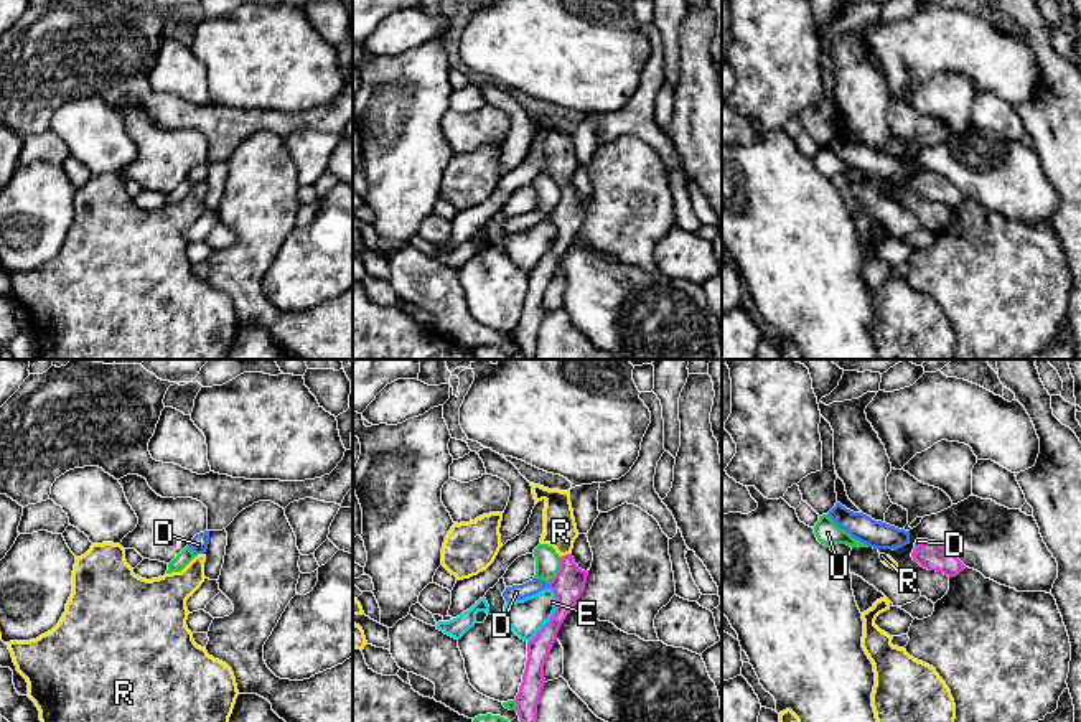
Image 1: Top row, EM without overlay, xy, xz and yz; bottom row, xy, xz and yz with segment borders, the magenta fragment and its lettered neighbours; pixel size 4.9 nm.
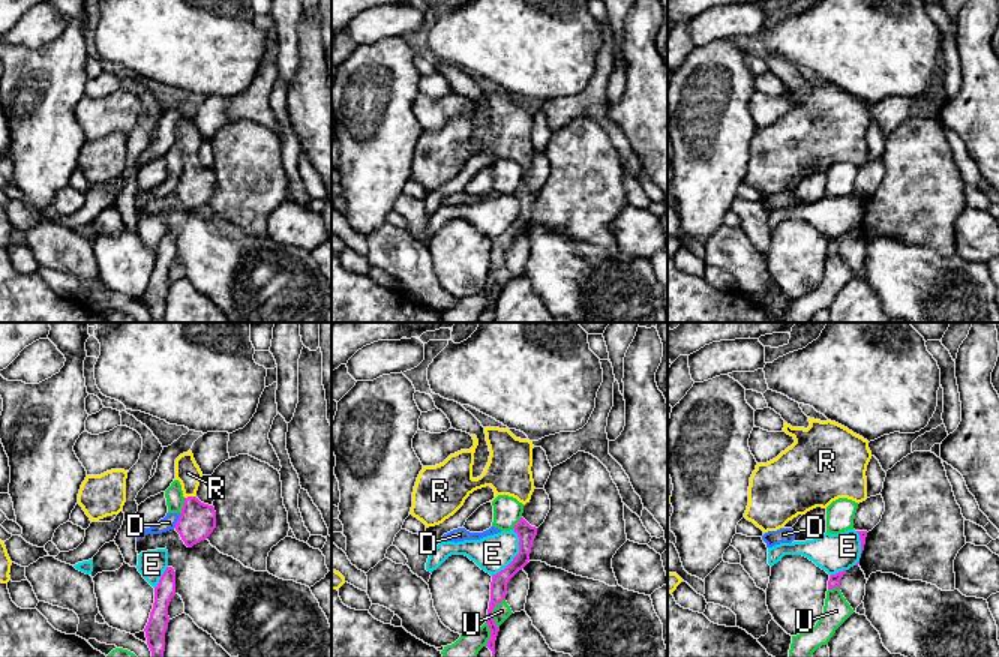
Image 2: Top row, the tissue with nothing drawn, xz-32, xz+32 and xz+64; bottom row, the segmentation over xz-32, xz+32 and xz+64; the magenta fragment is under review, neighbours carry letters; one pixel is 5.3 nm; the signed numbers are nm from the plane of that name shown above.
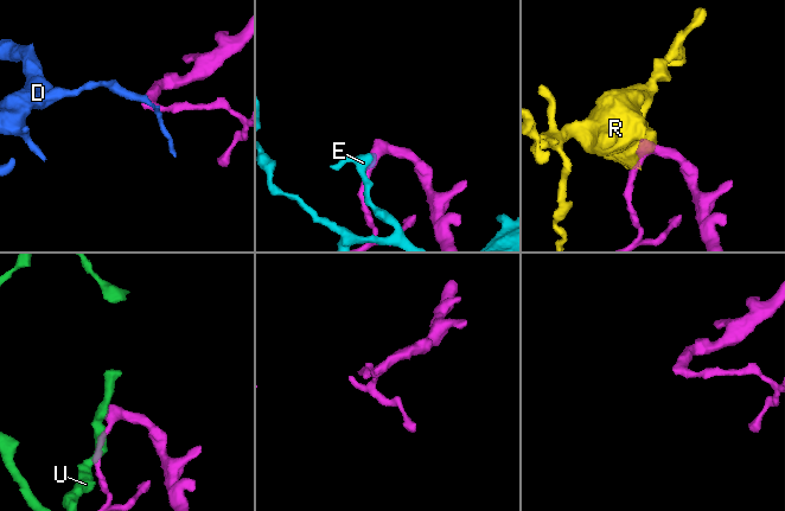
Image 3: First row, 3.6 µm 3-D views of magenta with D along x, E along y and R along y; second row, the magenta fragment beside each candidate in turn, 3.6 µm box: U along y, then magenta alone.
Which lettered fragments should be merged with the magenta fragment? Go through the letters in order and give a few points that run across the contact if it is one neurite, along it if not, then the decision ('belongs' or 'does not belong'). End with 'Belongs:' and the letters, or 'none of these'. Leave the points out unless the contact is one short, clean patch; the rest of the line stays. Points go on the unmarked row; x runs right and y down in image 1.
D: xz (547, 215), (549, 218) | does not belong
E: does not belong
R: belongs
U: does not belong
Belongs: R

